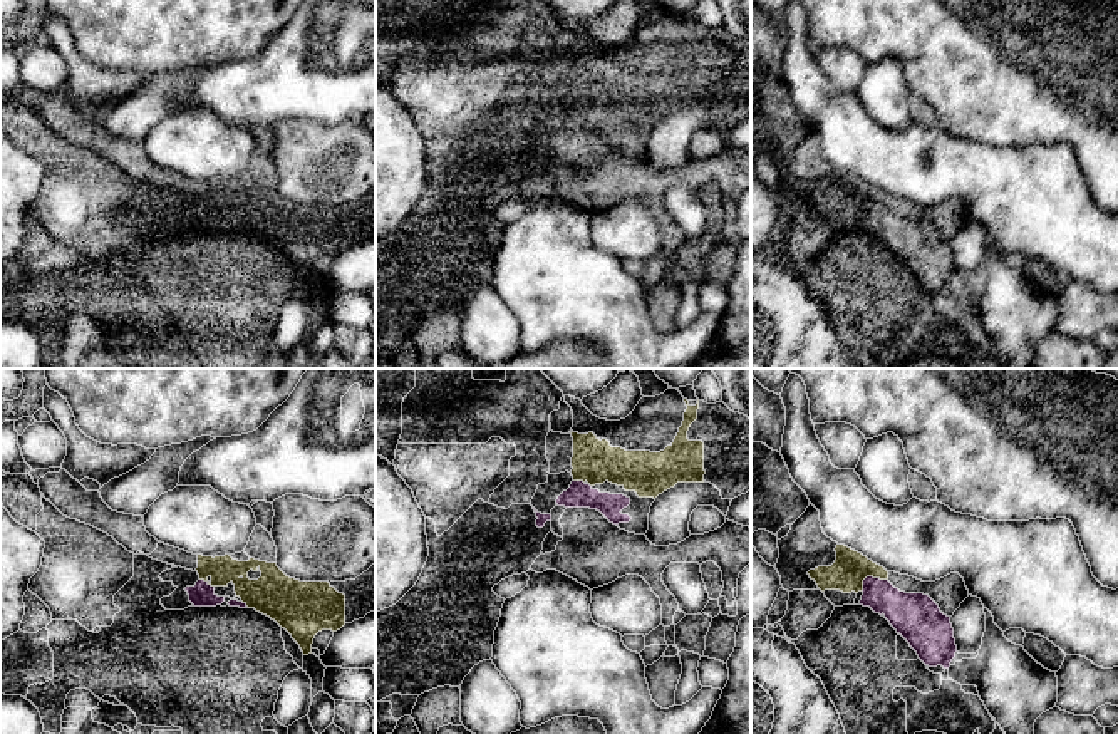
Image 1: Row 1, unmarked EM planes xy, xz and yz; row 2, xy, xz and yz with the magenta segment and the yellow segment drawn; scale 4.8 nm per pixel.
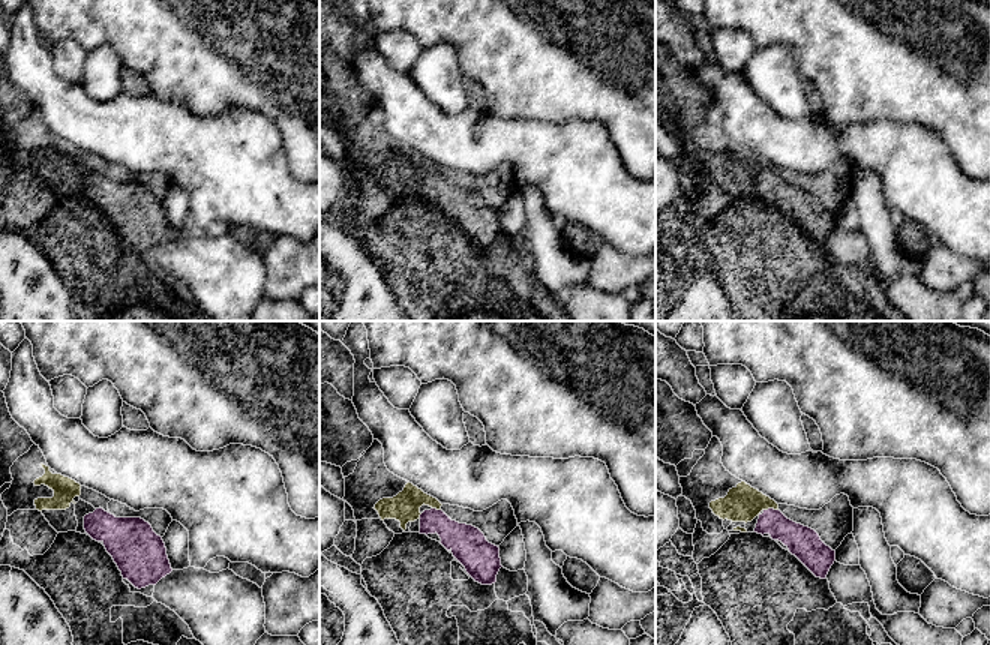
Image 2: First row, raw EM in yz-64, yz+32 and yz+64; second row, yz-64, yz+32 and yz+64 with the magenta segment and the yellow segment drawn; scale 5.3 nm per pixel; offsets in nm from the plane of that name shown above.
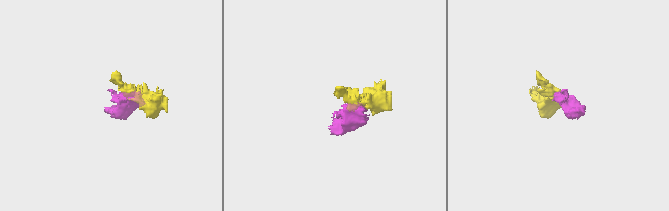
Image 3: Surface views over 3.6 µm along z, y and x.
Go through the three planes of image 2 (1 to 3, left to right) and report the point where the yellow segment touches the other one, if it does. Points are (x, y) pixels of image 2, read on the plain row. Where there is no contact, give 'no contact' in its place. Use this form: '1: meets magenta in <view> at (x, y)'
1: no contact
2: meets magenta in yz+32 at (435, 173)
3: meets magenta in yz+64 at (770, 173)

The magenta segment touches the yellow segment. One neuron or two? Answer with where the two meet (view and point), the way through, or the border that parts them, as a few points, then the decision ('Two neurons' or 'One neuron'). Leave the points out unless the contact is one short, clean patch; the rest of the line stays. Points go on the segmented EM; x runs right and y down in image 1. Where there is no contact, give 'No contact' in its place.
Touches magenta at yz (870, 577). One neuron

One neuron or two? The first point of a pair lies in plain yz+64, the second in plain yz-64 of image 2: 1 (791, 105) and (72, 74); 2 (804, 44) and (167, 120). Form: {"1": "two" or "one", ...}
{"1": "two", "2": "two"}

